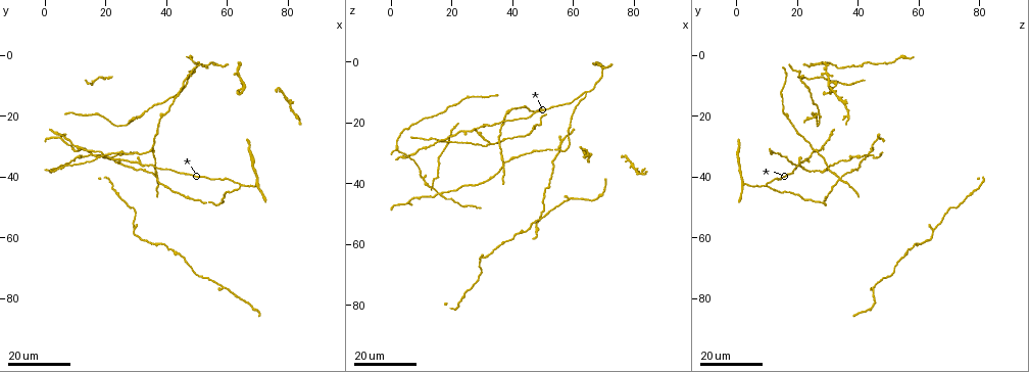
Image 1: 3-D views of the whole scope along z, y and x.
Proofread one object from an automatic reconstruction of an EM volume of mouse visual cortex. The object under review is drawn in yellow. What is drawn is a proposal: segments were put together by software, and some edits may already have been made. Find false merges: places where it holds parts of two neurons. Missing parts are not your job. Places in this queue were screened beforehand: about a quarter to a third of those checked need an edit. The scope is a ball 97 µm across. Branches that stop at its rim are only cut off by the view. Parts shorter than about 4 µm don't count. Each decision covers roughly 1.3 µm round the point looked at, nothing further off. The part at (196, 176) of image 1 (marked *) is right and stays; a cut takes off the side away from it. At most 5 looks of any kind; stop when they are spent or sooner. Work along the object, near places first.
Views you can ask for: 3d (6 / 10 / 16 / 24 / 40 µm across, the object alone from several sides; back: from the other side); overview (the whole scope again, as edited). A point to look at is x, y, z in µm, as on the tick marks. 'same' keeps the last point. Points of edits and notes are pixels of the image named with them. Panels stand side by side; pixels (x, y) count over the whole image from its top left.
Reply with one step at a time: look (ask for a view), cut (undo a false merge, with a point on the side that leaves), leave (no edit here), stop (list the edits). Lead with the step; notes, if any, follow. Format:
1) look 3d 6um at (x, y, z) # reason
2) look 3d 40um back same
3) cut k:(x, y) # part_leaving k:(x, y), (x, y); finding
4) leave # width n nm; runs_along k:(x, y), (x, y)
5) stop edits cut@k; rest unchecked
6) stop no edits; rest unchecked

look 3d 16um at (60, 45, 17) # sudden change in width

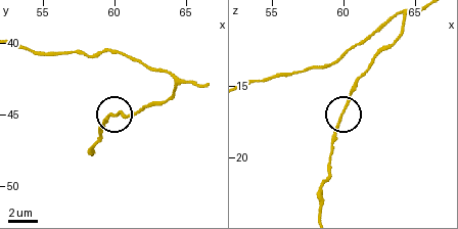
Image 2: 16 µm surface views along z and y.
look 3d 10um at (59.8, 45.0, 17.4)

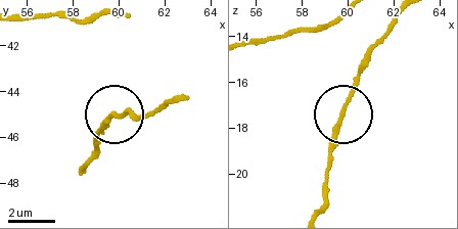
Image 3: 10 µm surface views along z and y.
leave # width 180 nm; runs_along 3:(397, 20), (374, 50), (345, 108), (330, 165); all the same neuron

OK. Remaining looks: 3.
look 3d 16um at (25, 34, 23) # a narrow waist

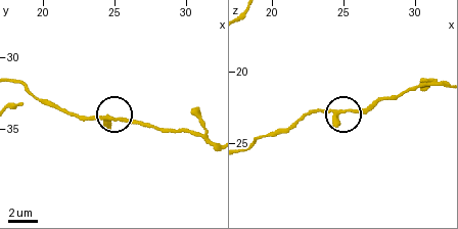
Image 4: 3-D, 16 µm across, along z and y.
look 3d 10um at (25.4, 34.4, 22.8) # zoom in

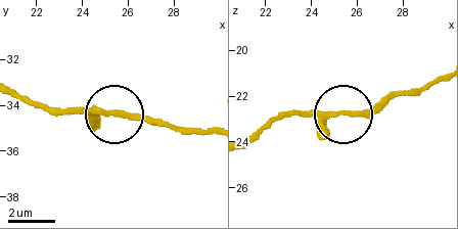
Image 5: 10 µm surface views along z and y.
leave # width 230 nm; continuous, no second neuron

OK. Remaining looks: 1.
stop no edits; rest unchecked

